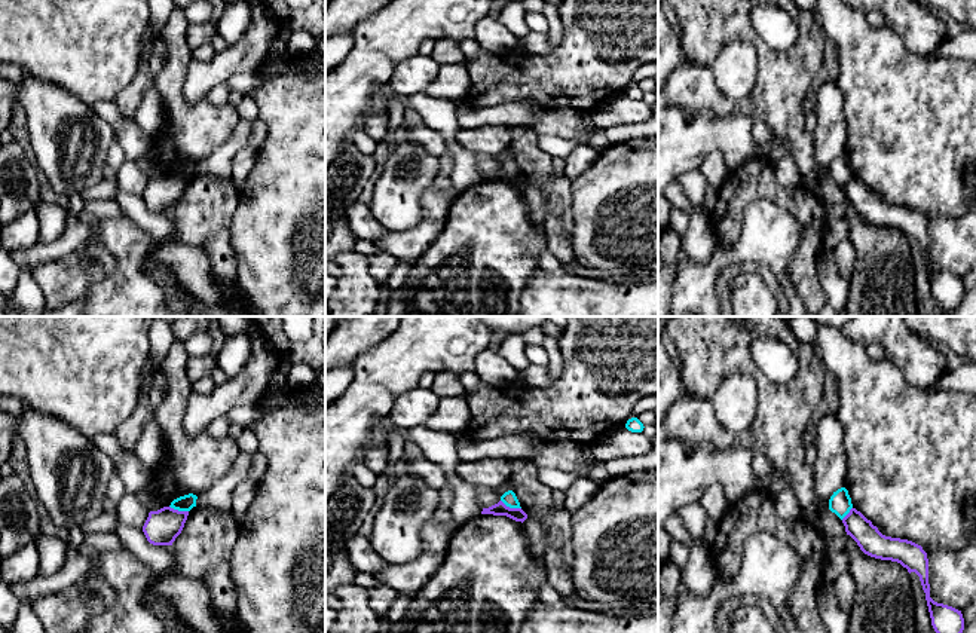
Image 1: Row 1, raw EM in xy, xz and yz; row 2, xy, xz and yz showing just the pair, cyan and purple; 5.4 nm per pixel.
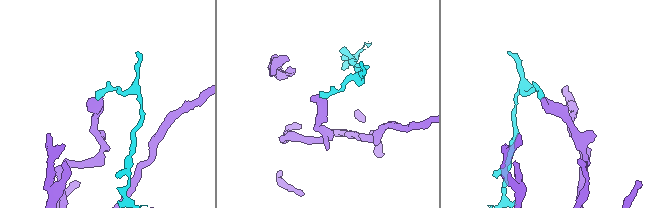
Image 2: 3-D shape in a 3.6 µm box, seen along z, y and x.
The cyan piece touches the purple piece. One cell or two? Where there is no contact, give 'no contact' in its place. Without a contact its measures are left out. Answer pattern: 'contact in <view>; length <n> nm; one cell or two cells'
contact in xz; length 120 nm; two cells

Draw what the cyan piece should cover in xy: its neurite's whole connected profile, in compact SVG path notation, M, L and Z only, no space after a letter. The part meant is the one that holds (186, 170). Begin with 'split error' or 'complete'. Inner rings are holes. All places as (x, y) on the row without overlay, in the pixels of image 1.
complete; M189 160L174 166L169 174L178 178L190 178L193 174L196 174L196 166L196 162Z

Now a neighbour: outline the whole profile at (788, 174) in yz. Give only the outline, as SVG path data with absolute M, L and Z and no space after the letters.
M783 158L775 163L777 181L787 189L799 189L802 186L801 172L792 158Z

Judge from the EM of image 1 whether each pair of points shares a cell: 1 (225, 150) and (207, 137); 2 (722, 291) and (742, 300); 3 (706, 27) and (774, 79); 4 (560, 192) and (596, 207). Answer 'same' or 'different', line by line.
1: different
2: different
3: same
4: different

